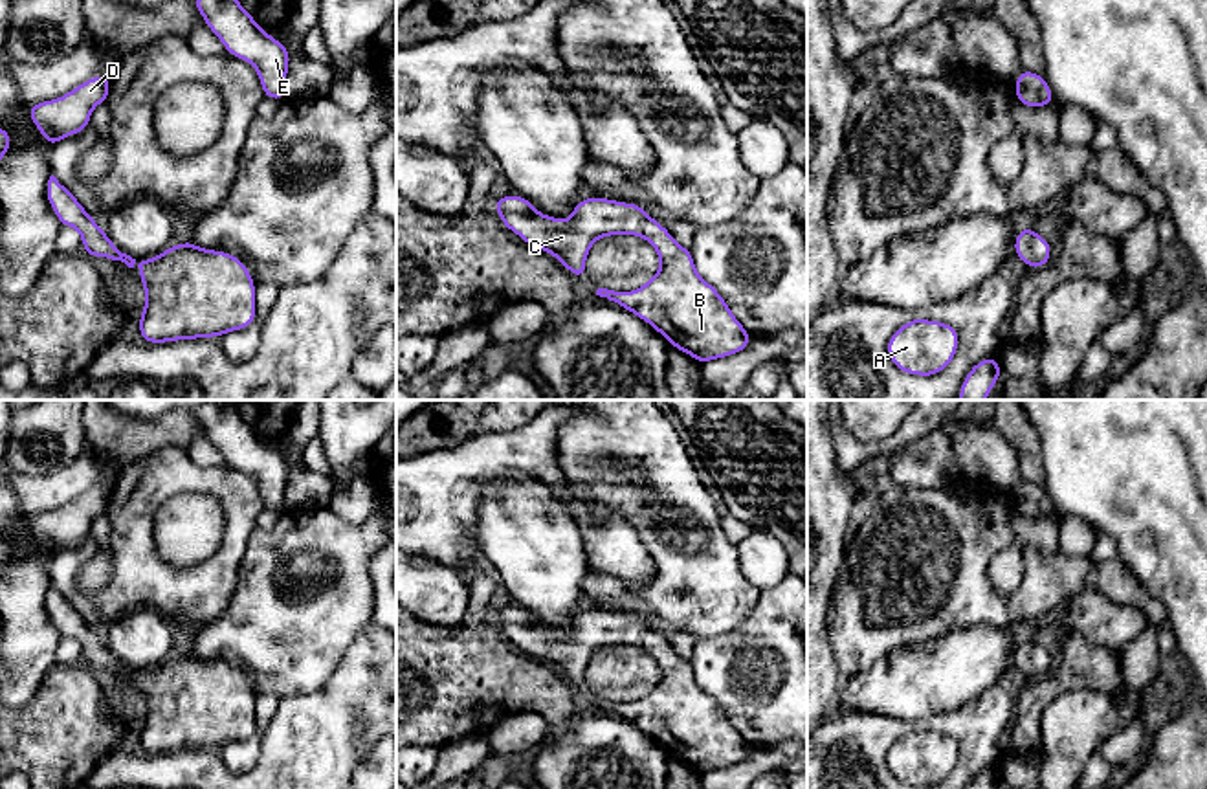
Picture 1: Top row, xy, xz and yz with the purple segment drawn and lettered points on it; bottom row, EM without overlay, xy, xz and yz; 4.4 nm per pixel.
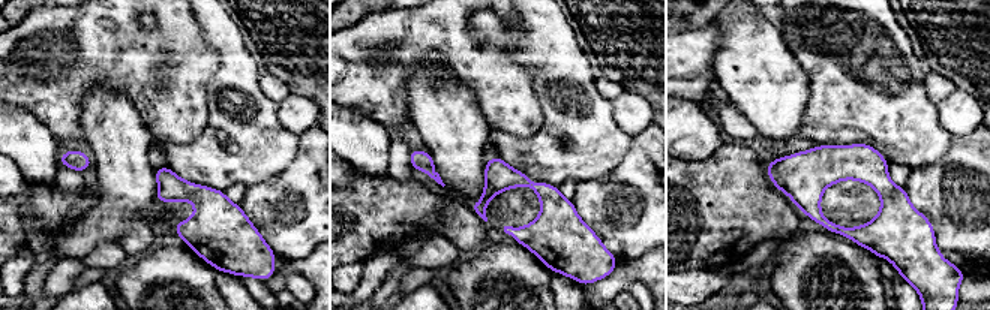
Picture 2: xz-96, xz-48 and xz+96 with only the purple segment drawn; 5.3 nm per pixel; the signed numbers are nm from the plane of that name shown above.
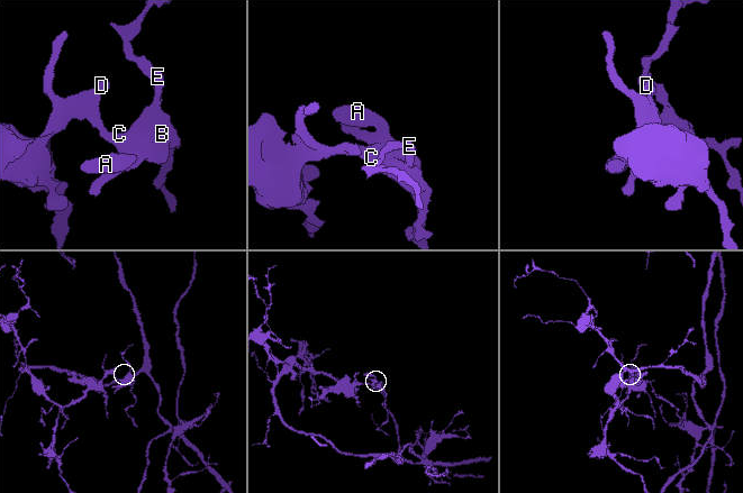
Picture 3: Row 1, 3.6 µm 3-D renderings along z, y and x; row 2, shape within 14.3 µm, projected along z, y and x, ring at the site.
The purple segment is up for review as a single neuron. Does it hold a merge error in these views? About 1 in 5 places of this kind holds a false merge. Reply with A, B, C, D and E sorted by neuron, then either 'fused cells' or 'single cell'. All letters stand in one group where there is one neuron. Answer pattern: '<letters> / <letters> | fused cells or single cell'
A B C D E | single cell

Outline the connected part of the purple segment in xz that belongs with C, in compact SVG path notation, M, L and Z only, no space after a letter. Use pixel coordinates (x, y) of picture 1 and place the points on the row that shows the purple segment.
M519 194L499 196L493 211L506 229L528 246L554 255L583 281L591 246L609 235L646 239L660 257L660 270L633 292L598 288L596 295L649 323L668 343L699 365L745 350L752 336L736 319L721 294L695 270L693 253L653 220L638 204L602 196L578 200L569 220L541 215Z

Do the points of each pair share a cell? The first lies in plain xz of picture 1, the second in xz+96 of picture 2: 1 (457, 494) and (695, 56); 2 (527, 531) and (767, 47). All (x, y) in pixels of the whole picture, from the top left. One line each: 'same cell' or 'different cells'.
1: same cell
2: same cell

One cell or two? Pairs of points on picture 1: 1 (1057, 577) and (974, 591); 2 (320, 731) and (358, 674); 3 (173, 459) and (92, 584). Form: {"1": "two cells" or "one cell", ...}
{"1": "one cell", "2": "one cell", "3": "two cells"}

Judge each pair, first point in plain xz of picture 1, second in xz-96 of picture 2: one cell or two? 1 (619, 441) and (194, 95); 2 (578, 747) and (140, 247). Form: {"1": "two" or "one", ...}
{"1": "two", "2": "two"}

